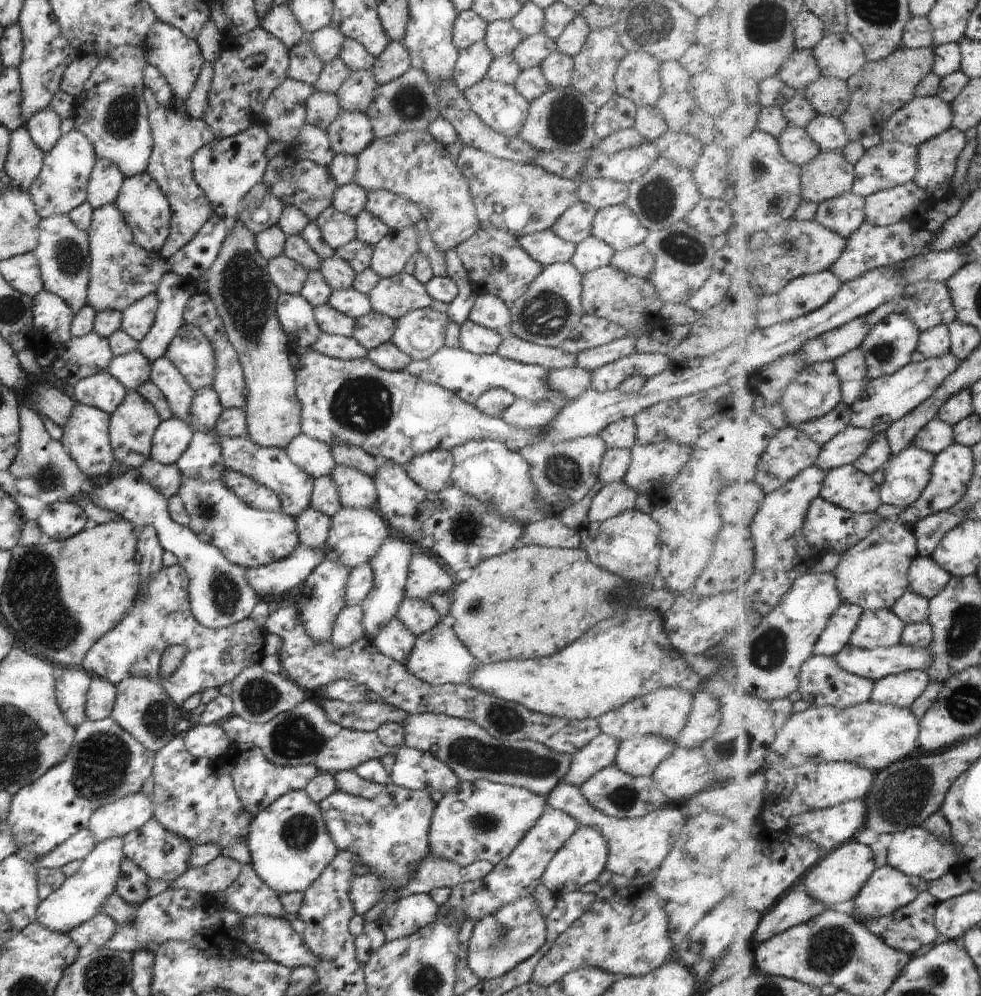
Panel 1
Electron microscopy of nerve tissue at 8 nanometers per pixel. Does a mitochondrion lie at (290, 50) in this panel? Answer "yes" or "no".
no

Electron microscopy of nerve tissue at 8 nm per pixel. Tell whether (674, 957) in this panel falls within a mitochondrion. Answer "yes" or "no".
no

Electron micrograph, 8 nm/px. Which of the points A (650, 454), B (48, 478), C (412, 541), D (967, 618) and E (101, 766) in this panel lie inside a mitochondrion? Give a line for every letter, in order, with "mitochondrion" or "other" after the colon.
A: other
B: mitochondrion
C: other
D: mitochondrion
E: mitochondrion

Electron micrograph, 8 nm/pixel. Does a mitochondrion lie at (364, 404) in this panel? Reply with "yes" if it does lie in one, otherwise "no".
yes

